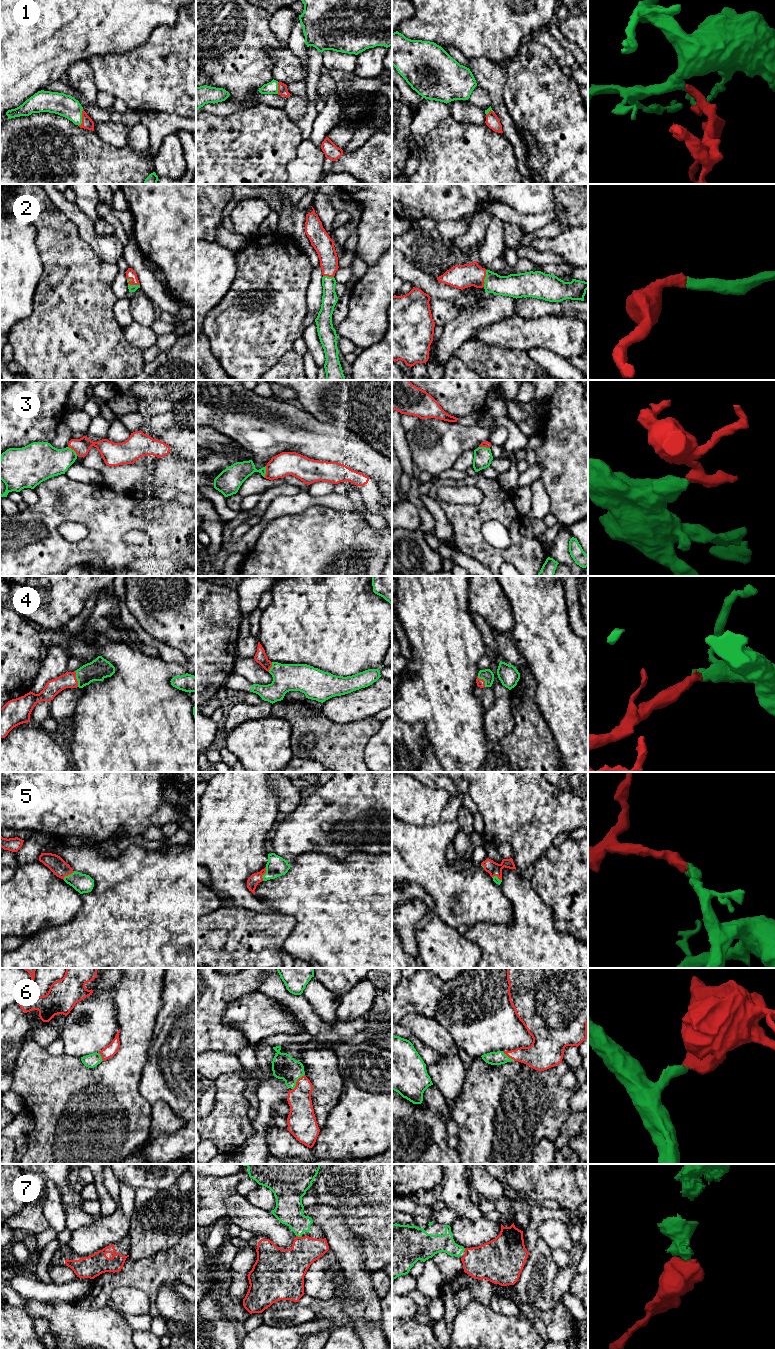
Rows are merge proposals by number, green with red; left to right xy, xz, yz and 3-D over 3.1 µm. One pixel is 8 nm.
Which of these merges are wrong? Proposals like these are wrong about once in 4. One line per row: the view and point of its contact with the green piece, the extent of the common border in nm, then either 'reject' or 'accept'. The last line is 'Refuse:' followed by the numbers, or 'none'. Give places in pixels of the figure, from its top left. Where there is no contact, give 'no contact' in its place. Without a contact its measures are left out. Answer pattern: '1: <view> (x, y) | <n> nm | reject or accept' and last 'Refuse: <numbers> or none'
1: xy (81, 118) | 140 nm | accept
2: xy (132, 285) | 120 nm | accept
3: xy (73, 450) | 110 nm | reject
4: xy (76, 678) | 130 nm | accept
5: xz (264, 874) | 120 nm | accept
6: xz (296, 1081) | 160 nm | accept
7: xz (298, 1236) | 40 nm | accept
Refuse: 3

